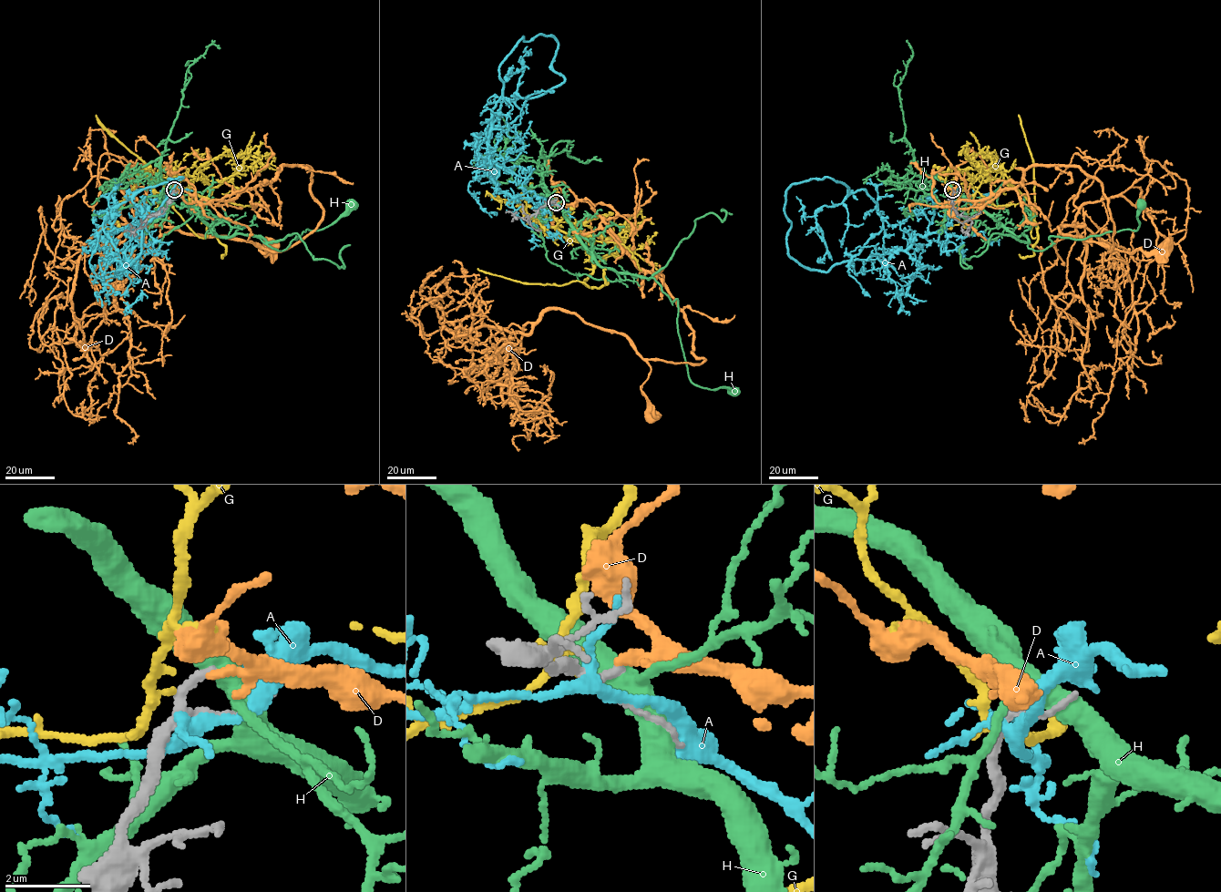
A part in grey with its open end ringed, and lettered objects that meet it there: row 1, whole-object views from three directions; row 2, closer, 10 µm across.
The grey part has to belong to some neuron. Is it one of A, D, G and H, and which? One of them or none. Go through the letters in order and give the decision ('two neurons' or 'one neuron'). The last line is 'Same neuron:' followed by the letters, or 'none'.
A: two neurons
D: two neurons
G: two neurons
H: two neurons
Same neuron: none

